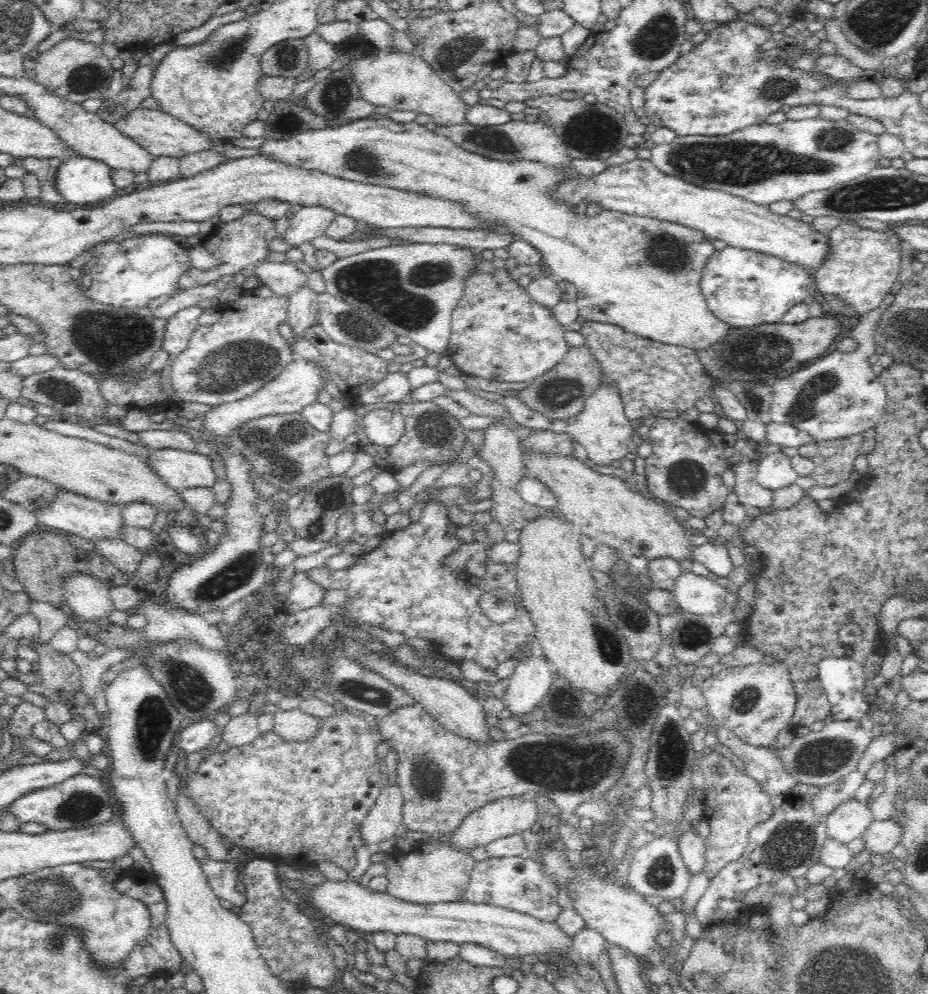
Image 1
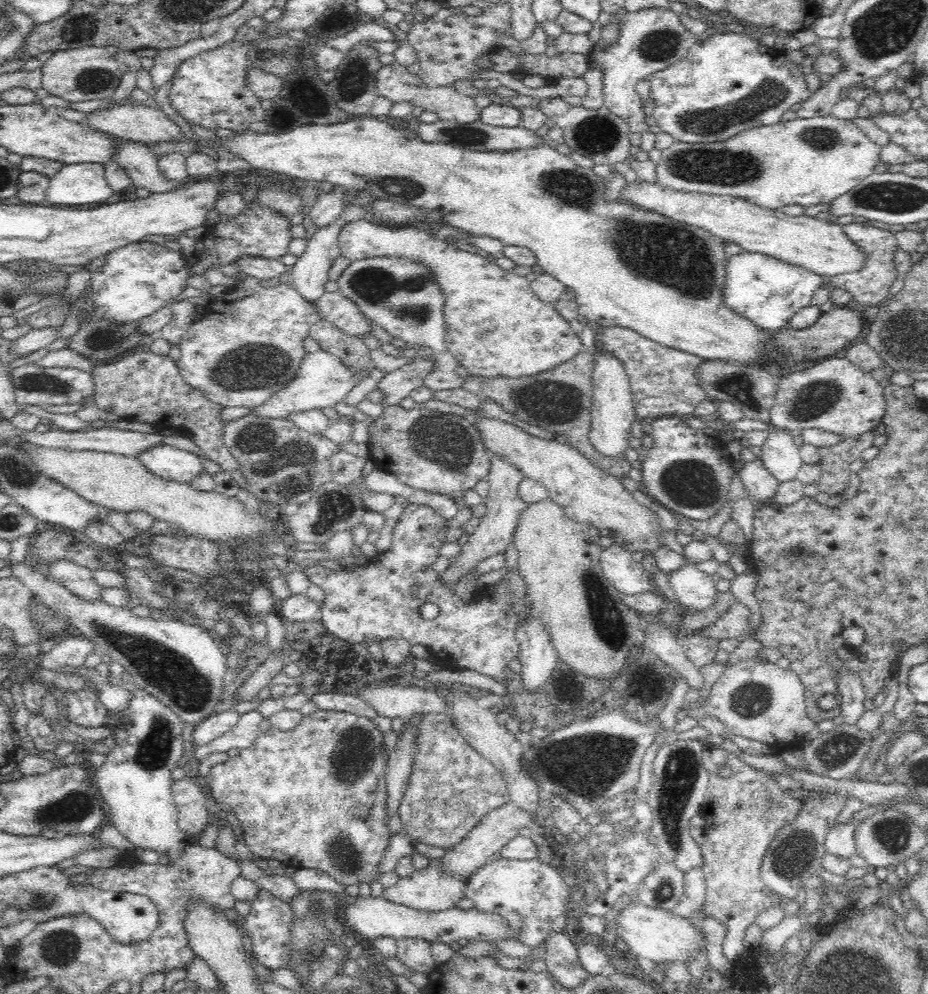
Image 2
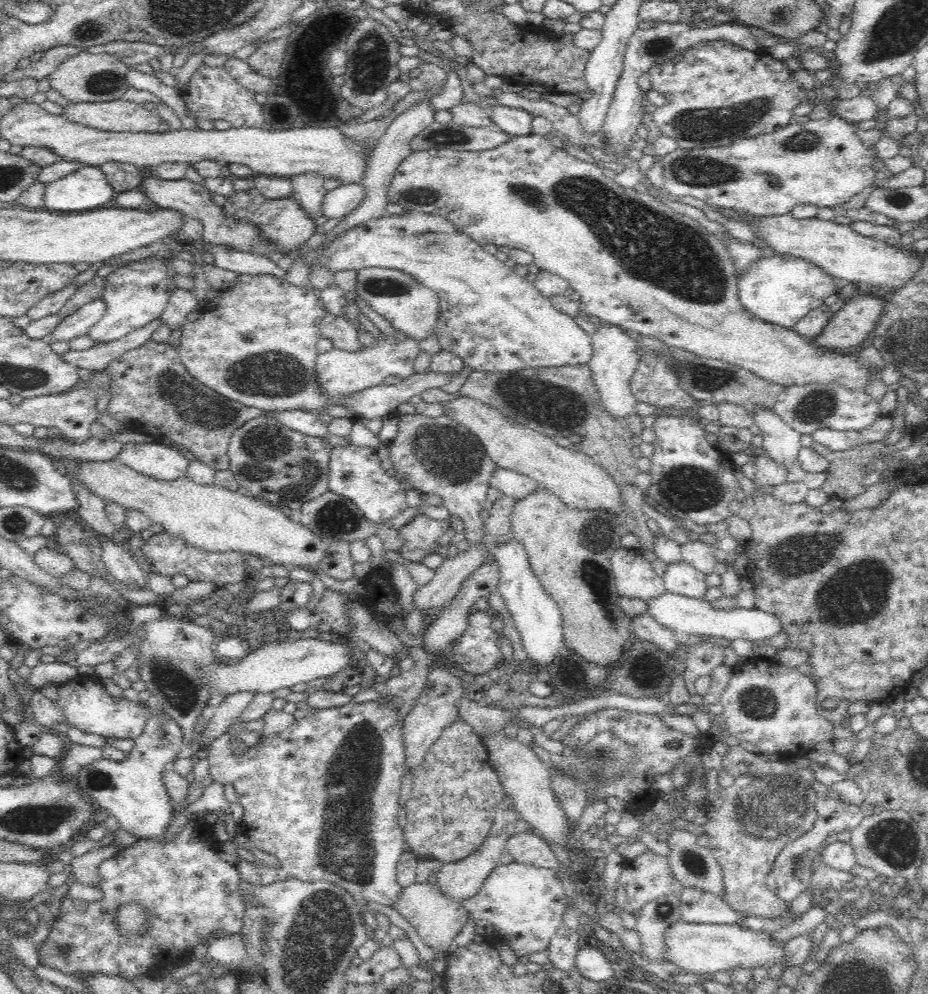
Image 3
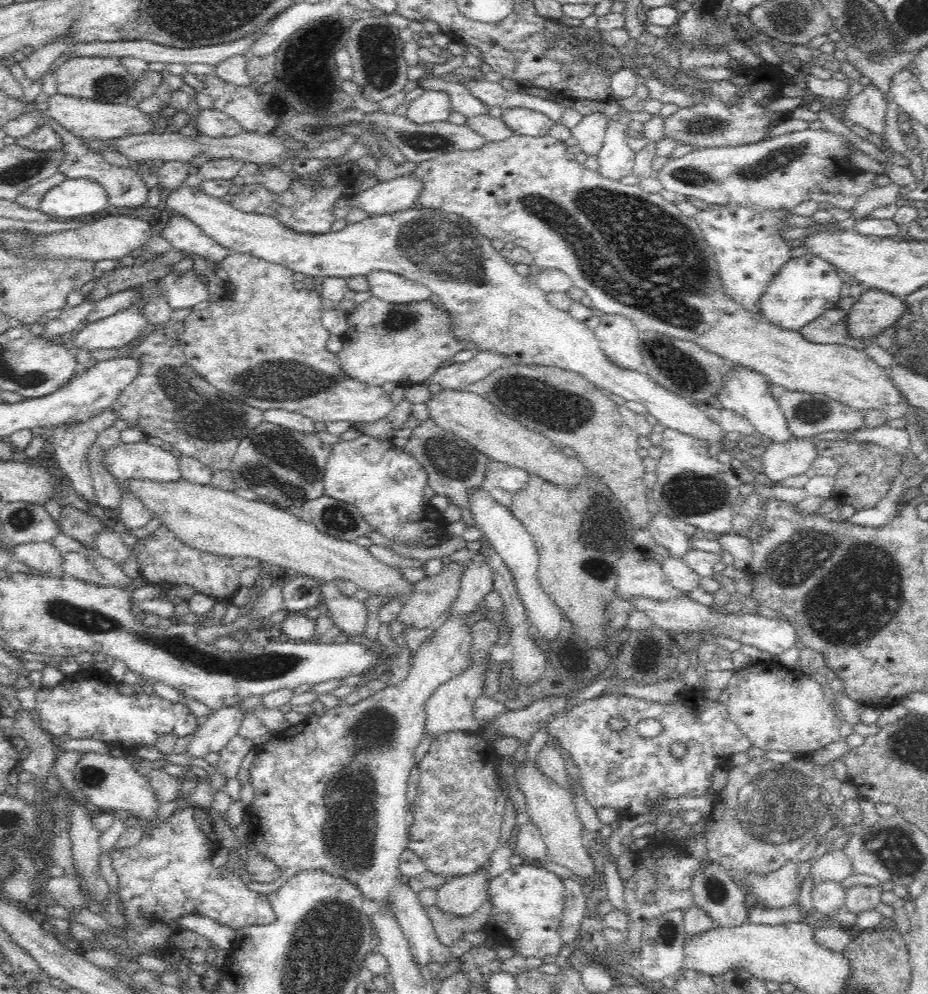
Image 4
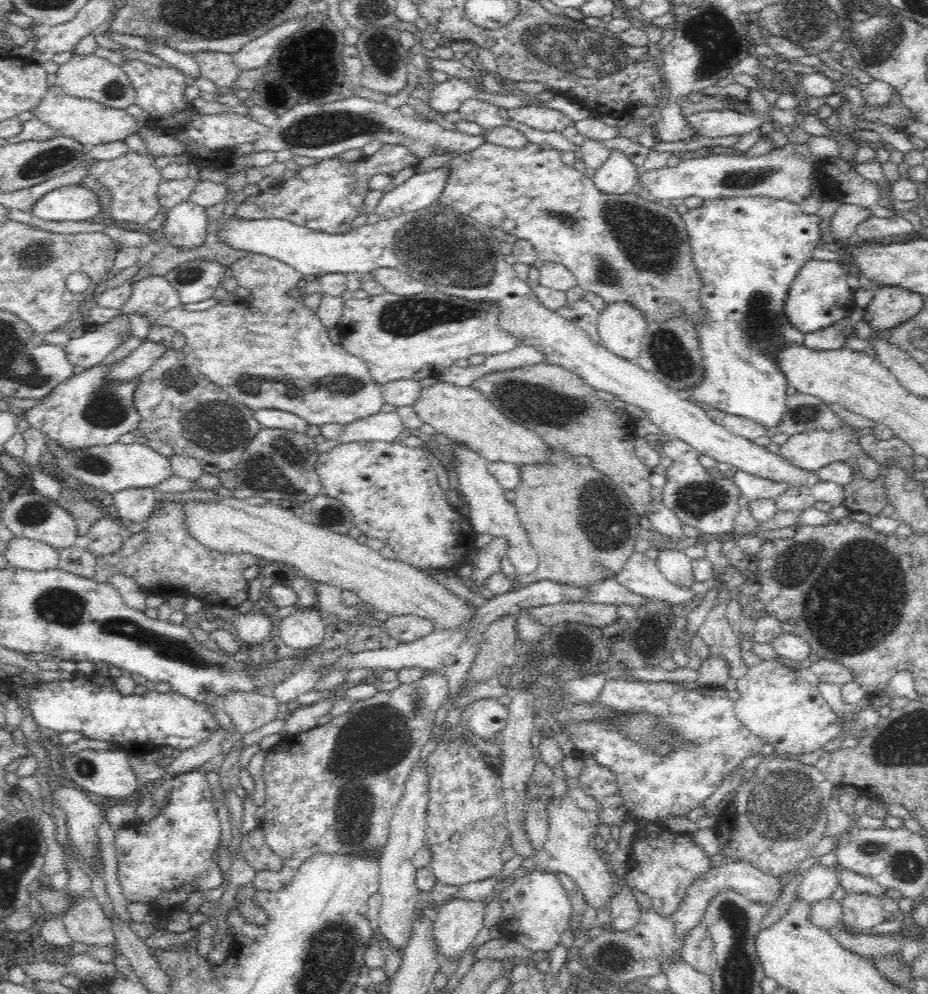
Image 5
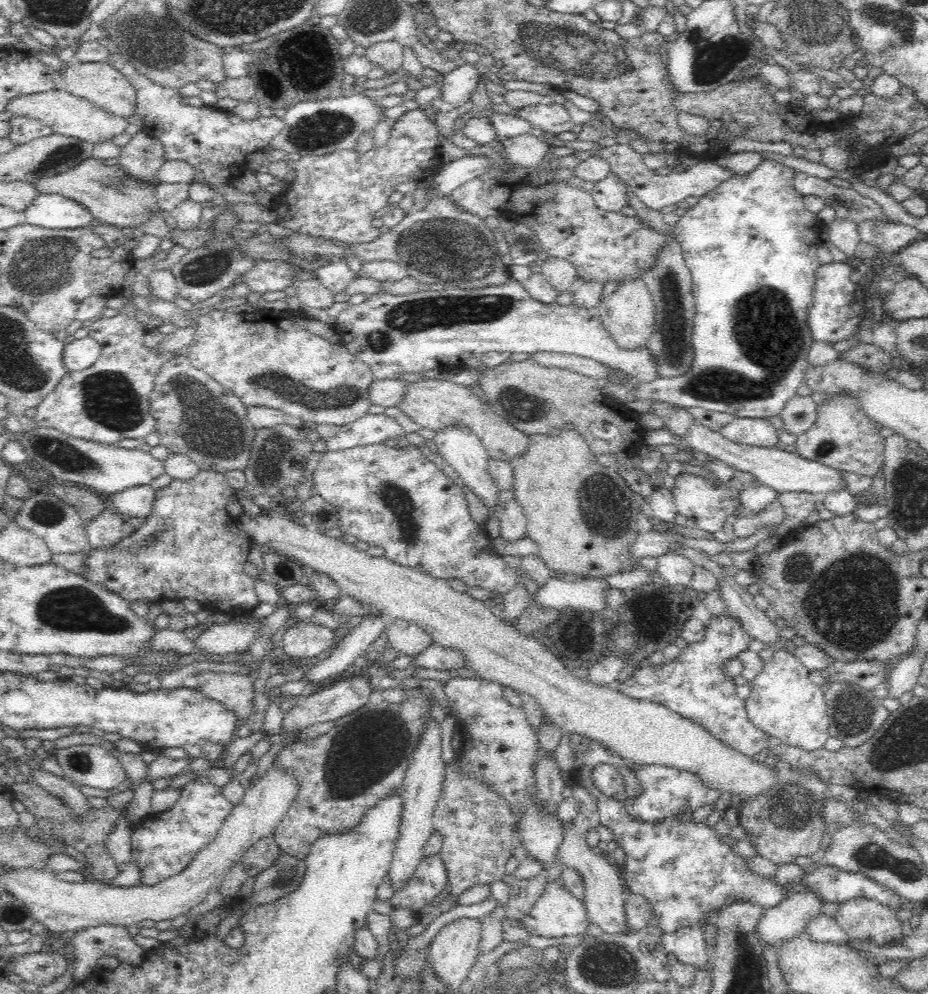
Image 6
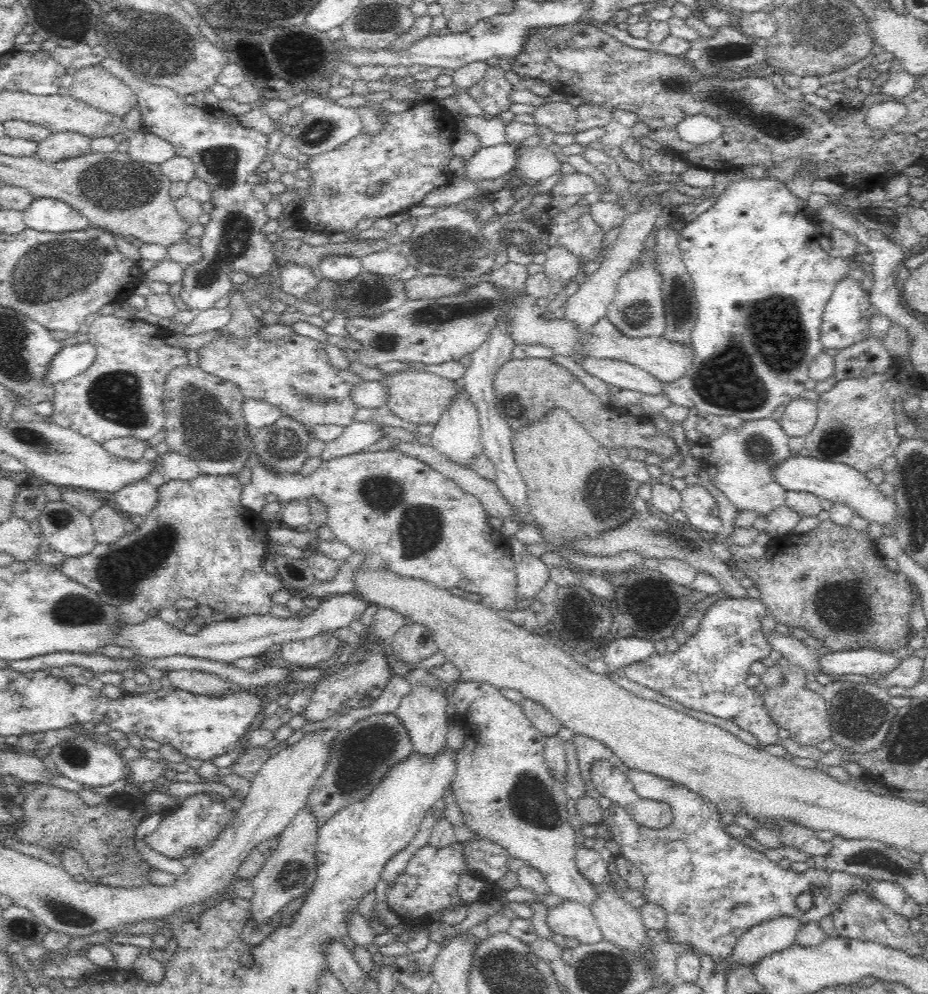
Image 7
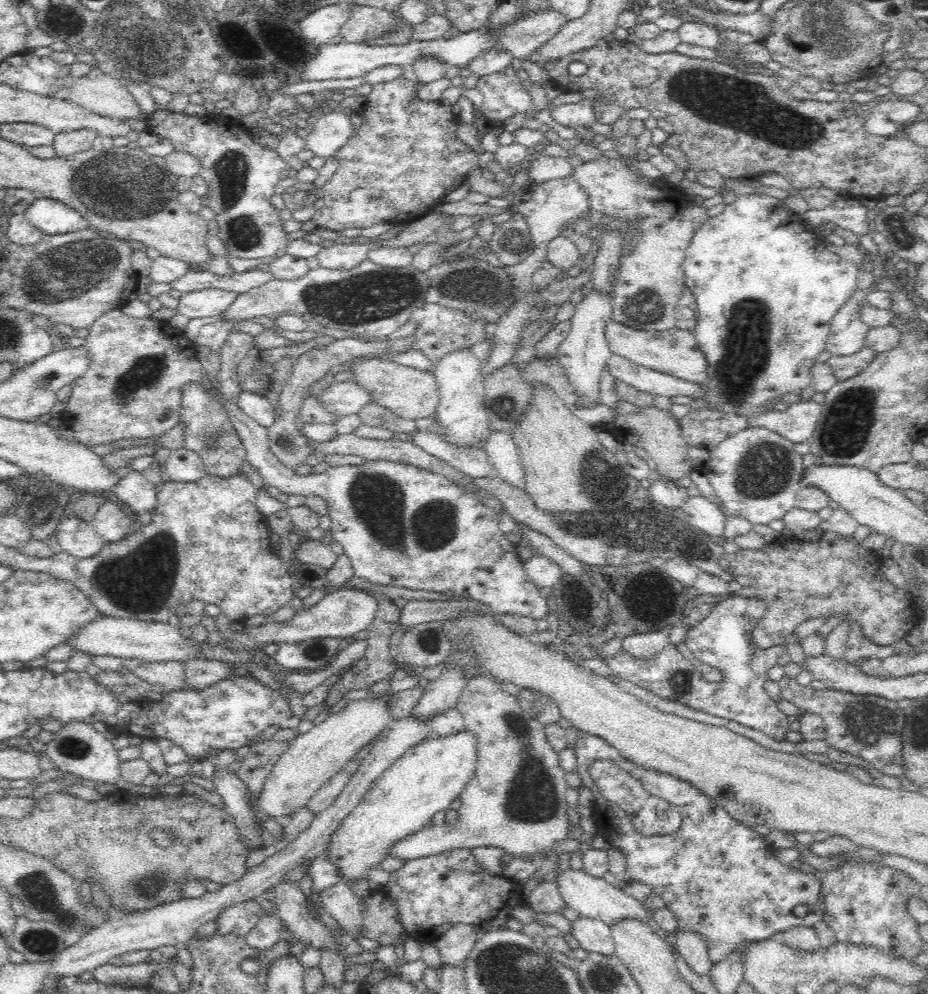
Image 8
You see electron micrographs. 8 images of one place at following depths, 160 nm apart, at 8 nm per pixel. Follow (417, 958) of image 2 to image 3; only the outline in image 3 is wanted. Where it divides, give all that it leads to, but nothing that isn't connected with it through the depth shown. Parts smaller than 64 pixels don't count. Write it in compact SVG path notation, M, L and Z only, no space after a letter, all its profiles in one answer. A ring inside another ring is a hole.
M427 882L414 883L401 892L401 899L395 904L396 910L416 929L418 937L435 952L448 952L451 943L461 933L470 919L469 912L462 903L451 901L438 885Z

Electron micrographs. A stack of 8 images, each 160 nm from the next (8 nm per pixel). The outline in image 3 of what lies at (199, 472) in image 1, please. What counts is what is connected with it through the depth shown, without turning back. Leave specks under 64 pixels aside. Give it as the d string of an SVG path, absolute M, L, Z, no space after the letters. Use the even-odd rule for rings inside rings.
M154 441L151 444L130 442L117 455L123 466L128 466L138 474L159 481L173 481L184 477L191 457L177 448Z

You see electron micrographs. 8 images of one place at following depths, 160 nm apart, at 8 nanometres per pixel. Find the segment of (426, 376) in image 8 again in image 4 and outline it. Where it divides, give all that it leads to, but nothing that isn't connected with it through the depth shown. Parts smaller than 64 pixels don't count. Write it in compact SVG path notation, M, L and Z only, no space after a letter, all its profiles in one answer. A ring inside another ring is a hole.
M433 389L430 400L426 402L426 409L428 409L428 416L432 419L440 429L452 433L461 441L474 448L477 452L484 454L489 461L495 461L510 467L525 470L528 474L535 474L542 477L548 482L553 482L558 486L567 486L567 488L574 488L582 482L582 478L586 476L587 472L582 462L578 458L567 458L563 450L553 446L546 435L534 432L526 428L523 424L510 418L501 410L497 409L489 400L478 394L465 390L447 390L447 389Z

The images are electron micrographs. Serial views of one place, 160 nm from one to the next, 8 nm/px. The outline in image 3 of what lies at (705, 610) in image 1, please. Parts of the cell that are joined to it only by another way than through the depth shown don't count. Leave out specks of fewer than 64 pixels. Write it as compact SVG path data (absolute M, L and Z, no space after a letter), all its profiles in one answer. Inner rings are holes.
M677 562L669 564L663 574L665 592L681 594L688 598L700 598L708 590L706 575L691 564Z

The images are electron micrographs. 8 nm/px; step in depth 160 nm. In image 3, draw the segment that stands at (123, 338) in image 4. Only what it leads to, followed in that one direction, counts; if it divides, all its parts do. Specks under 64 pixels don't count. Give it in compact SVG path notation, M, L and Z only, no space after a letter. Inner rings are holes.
M146 257L140 261L134 261L112 272L106 277L107 283L102 293L102 300L108 305L108 310L103 318L90 327L86 334L96 345L106 344L126 337L134 330L161 319L161 315L169 302L170 294L174 290L175 281L172 276L175 269L167 260L165 263Z

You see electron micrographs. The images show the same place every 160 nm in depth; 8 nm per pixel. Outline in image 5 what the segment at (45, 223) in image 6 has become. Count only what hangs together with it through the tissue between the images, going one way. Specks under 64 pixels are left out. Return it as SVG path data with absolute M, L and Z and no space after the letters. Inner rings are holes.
M70 185L51 190L29 212L46 222L86 222L100 216L100 207L90 189Z

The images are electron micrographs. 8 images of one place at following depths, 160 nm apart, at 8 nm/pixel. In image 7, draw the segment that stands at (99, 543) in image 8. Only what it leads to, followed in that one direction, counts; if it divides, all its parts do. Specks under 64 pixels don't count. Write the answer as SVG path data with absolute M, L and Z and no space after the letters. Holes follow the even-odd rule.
M63 500L48 501L37 521L42 526L41 540L65 557L78 558L90 554L98 544L91 517Z

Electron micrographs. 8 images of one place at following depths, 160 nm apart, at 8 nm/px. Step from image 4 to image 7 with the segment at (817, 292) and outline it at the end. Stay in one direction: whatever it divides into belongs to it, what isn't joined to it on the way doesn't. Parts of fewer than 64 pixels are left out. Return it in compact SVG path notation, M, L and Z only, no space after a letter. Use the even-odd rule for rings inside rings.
M851 276L842 279L835 288L830 304L826 306L822 322L822 345L826 352L835 353L855 346L871 337L869 321L871 318L868 312L871 308L869 295L862 289L861 282Z

